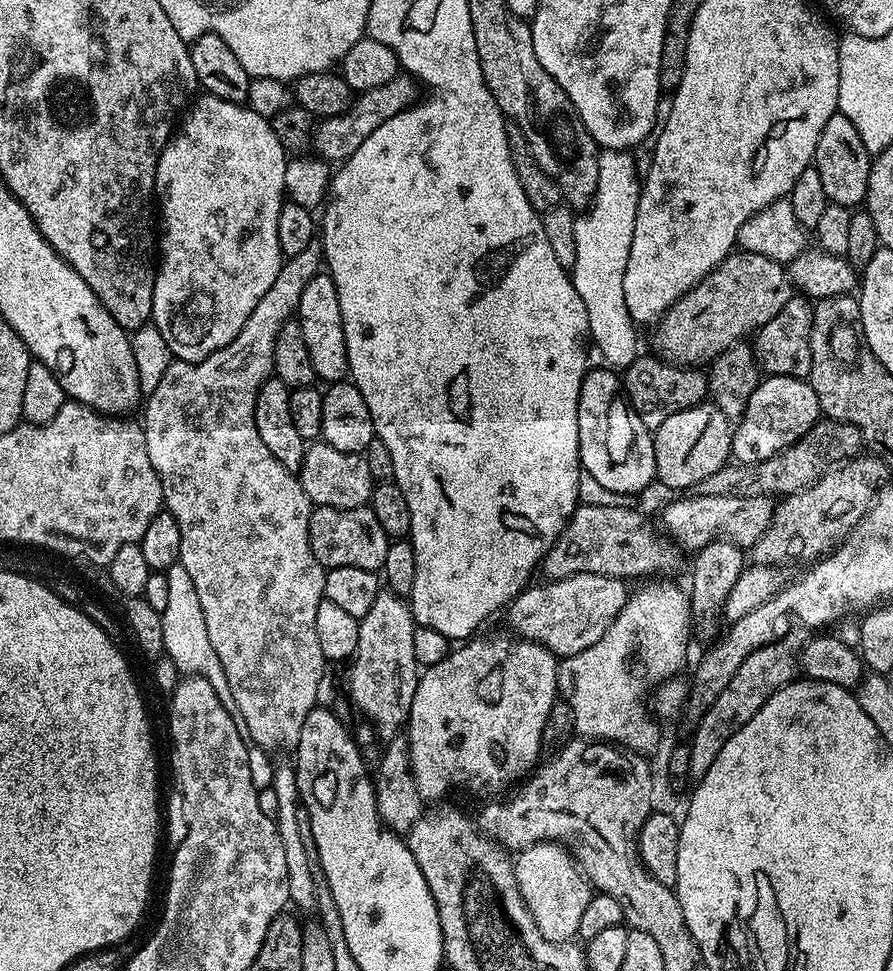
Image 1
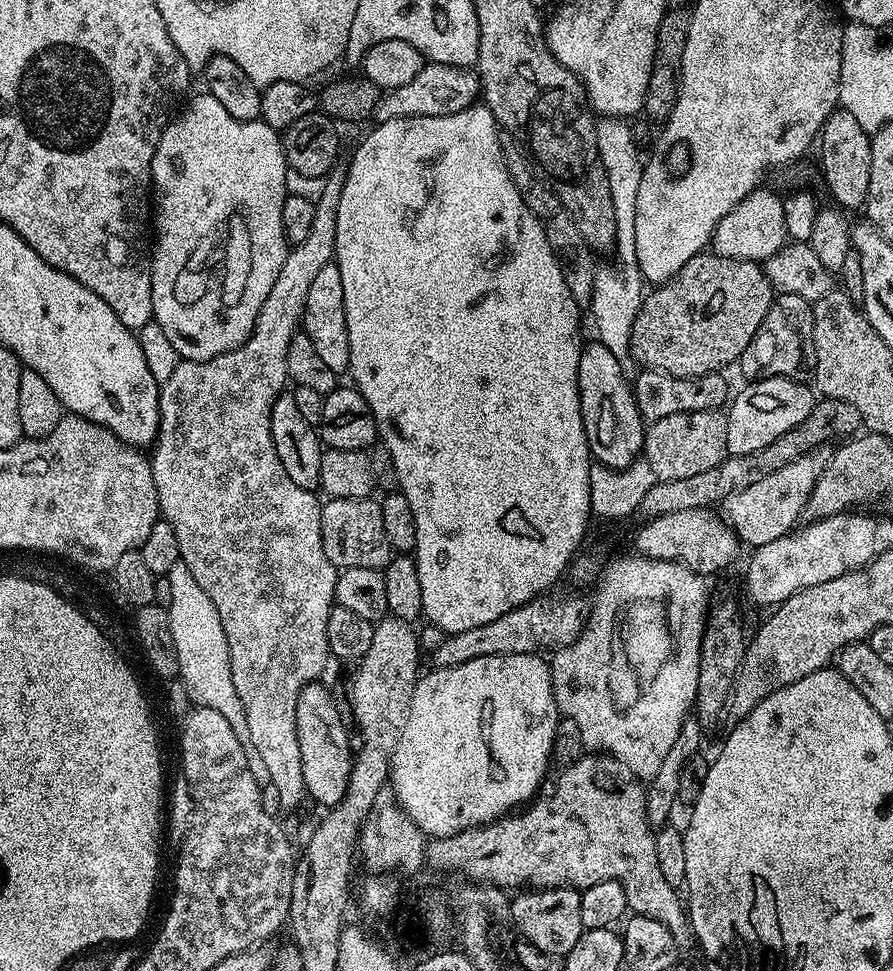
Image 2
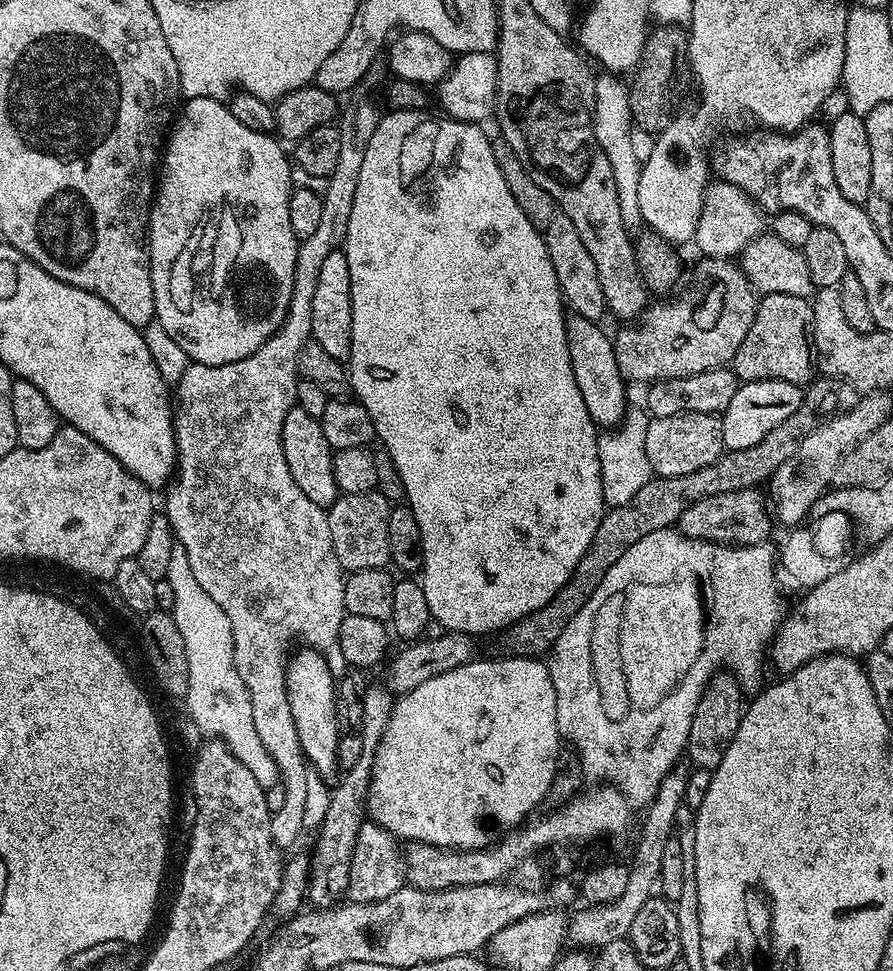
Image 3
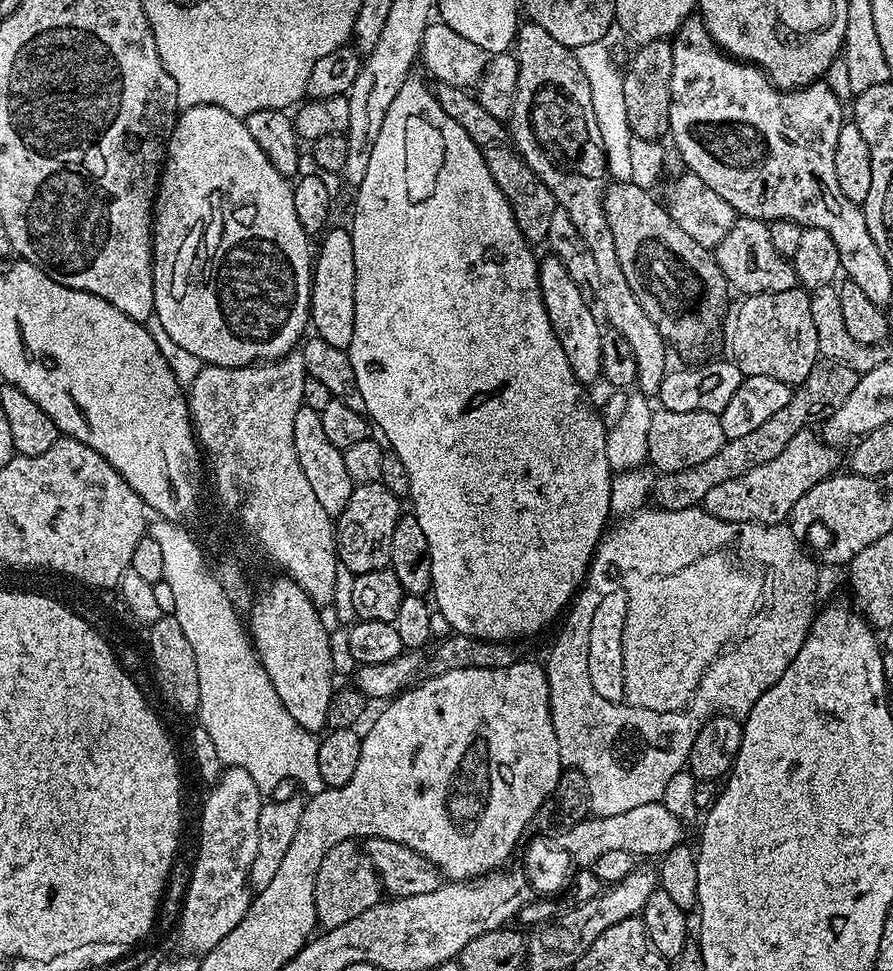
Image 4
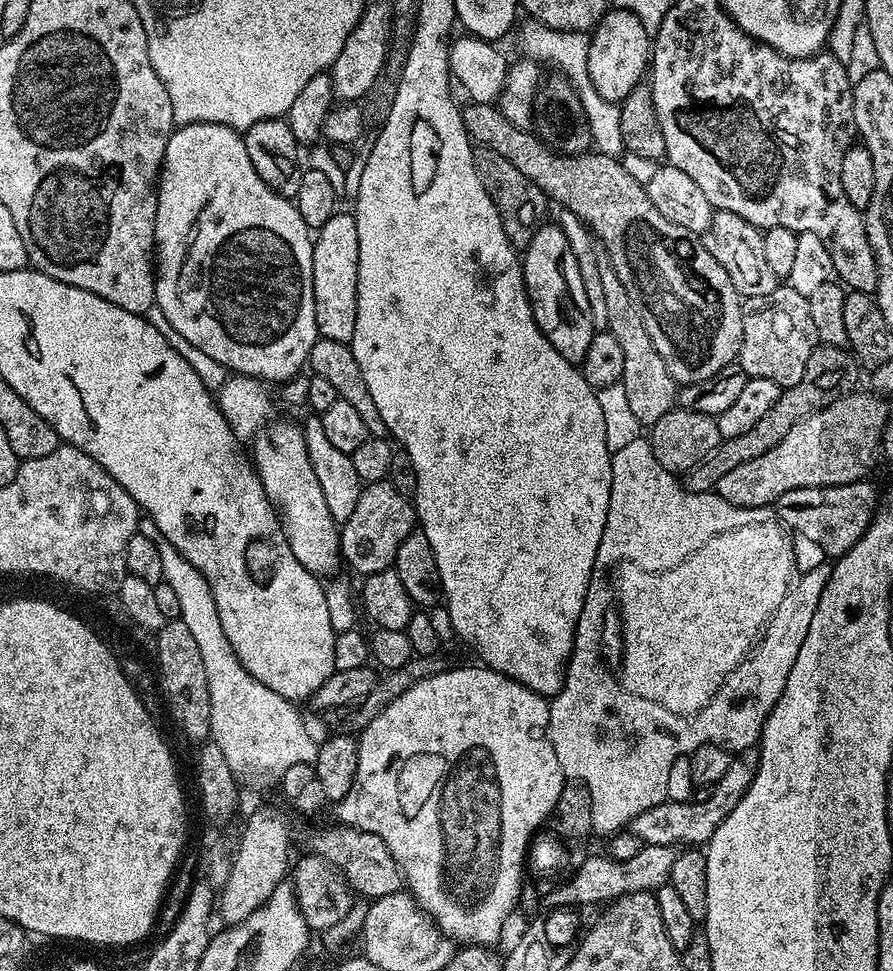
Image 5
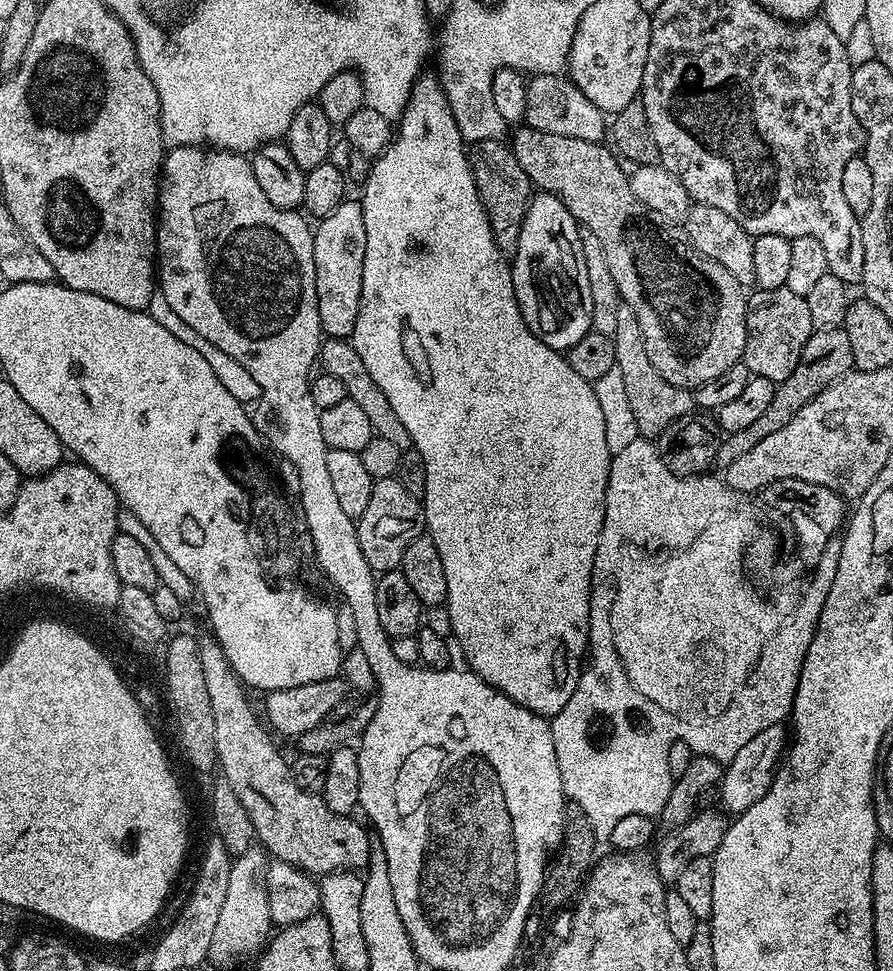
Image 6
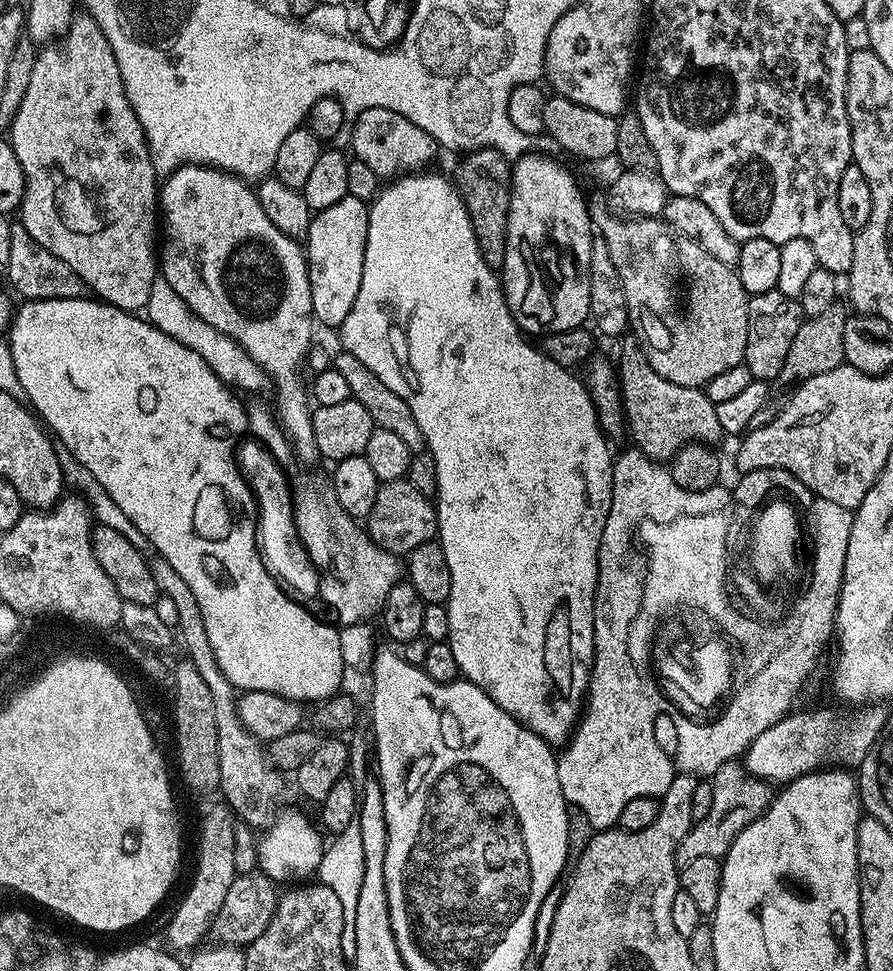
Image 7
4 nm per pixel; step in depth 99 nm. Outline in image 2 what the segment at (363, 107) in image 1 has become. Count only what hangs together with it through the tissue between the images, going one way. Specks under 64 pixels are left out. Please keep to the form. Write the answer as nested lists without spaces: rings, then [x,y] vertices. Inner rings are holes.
[[[428,62],[425,63],[422,70],[418,70],[418,74],[414,74],[414,78],[410,78],[410,82],[406,82],[406,86],[387,89],[381,95],[380,100],[376,104],[374,120],[376,124],[381,124],[394,118],[458,114],[462,110],[466,110],[470,105],[477,103],[480,95],[480,77],[471,67],[460,68],[456,64],[433,64]]]

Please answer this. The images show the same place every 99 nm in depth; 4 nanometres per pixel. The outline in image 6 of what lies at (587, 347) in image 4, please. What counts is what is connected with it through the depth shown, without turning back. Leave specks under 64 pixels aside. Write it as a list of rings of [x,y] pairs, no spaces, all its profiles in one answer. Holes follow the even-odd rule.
[[[540,192],[528,203],[516,254],[510,260],[514,294],[526,326],[561,354],[592,331],[590,281],[586,278],[580,230],[581,225],[557,196]]]

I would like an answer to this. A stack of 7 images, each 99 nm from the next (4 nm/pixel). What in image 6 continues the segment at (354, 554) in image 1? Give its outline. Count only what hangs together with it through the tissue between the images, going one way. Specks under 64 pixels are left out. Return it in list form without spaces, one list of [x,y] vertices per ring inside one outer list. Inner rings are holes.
[[[387,476],[373,483],[370,490],[370,503],[360,515],[356,526],[358,546],[362,548],[362,554],[368,565],[372,567],[373,573],[397,571],[402,562],[402,554],[406,554],[406,546],[410,546],[410,542],[414,542],[414,538],[421,536],[424,531],[424,510],[421,501],[414,494],[410,494],[410,490],[406,490],[406,486],[402,486],[400,480],[397,480],[395,476]]]

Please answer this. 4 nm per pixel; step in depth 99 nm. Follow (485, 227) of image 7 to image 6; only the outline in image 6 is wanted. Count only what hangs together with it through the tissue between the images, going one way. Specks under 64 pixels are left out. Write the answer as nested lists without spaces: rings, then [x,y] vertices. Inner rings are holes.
[[[500,140],[475,141],[467,149],[467,153],[468,164],[472,167],[472,177],[482,206],[488,215],[498,250],[505,258],[511,258],[516,254],[518,234],[522,230],[528,203],[534,195],[530,178],[526,178],[522,166],[518,166],[518,160],[514,158],[511,147]]]

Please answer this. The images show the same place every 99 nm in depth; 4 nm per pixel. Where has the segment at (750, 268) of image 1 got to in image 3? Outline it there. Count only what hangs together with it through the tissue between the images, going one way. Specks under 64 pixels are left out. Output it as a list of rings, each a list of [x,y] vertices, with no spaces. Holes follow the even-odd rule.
[[[700,258],[693,266],[692,273],[689,276],[687,273],[686,283],[672,298],[672,304],[649,303],[635,322],[621,327],[624,329],[612,336],[614,359],[625,381],[637,380],[641,386],[647,386],[654,380],[682,378],[690,374],[702,374],[711,368],[725,367],[736,355],[738,346],[742,346],[742,338],[746,338],[746,330],[750,330],[750,322],[754,322],[758,303],[758,293],[740,269],[739,263],[728,258]]]

